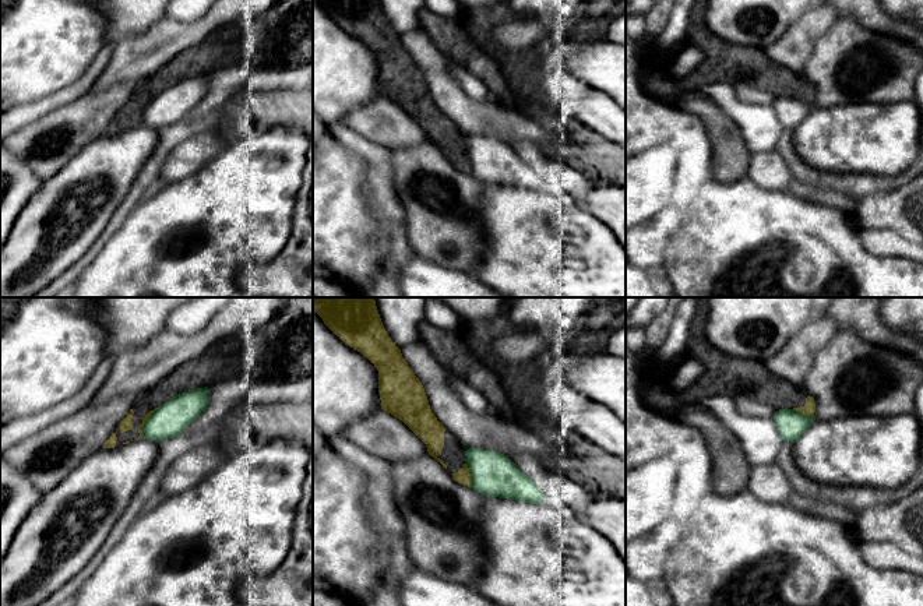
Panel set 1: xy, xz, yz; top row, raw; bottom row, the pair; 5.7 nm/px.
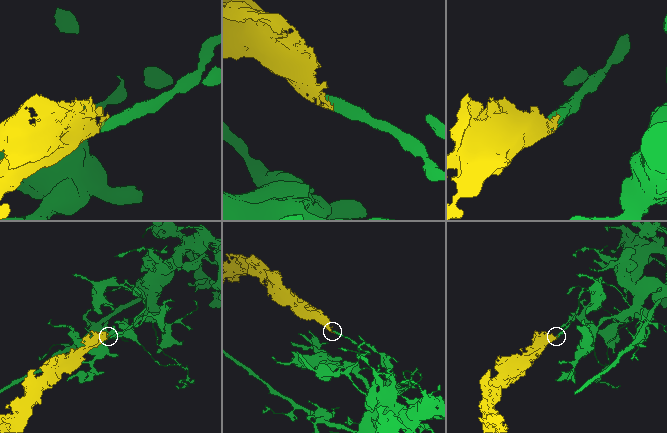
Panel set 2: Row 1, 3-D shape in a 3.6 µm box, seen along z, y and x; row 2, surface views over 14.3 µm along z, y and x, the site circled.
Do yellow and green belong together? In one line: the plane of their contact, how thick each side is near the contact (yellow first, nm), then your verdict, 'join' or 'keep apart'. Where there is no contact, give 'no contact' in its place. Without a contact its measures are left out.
meets yellow in xy; 30 nm thick on the yellow side, 200 nm on the other; keep apart

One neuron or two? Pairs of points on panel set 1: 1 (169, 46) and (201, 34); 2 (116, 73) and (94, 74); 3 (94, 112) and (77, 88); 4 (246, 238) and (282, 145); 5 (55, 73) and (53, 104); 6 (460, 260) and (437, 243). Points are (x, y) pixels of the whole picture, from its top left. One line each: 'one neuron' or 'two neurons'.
1: one neuron
2: two neurons
3: two neurons
4: one neuron
5: two neurons
6: one neuron

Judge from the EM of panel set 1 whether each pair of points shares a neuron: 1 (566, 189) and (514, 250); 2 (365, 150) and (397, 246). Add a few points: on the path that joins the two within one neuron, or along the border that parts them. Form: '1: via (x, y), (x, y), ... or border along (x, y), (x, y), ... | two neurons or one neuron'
1: border along (574, 204), (592, 215) | two neurons
2: via (379, 173), (380, 191), (394, 217), (394, 222) | one neuron

